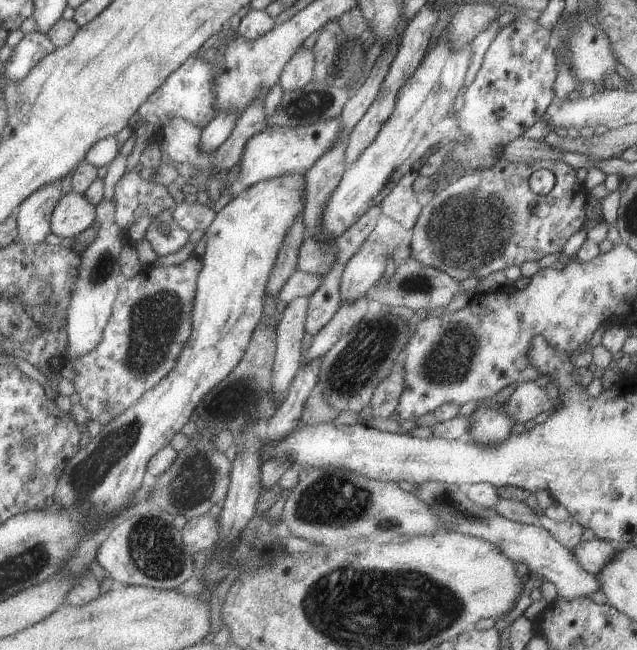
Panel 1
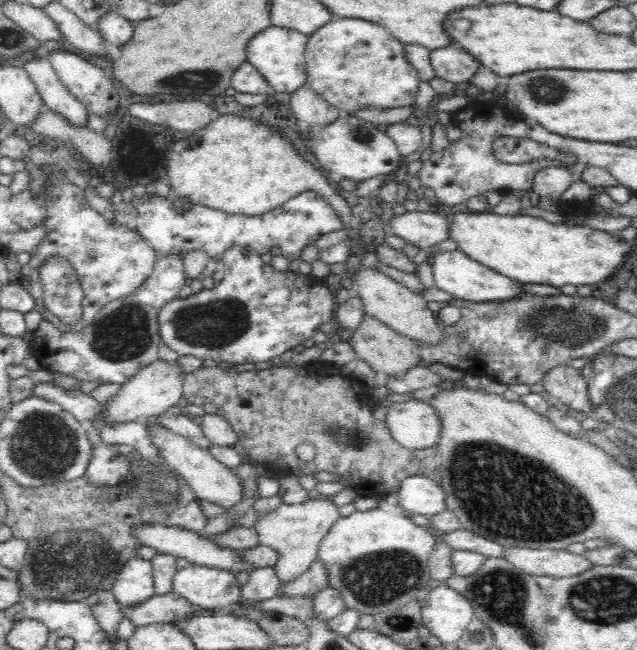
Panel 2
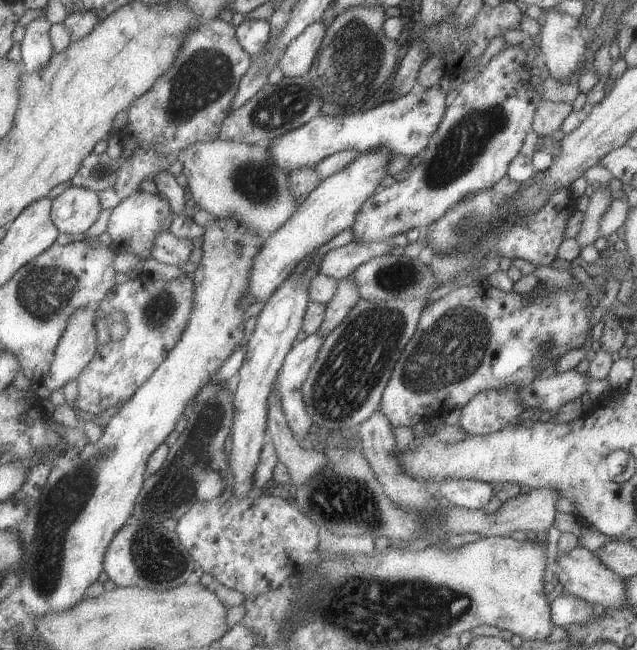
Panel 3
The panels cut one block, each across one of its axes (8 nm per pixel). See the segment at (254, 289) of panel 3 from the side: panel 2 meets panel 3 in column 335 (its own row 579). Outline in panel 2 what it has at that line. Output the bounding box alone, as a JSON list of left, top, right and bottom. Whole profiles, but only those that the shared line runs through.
[172,563,241,610]

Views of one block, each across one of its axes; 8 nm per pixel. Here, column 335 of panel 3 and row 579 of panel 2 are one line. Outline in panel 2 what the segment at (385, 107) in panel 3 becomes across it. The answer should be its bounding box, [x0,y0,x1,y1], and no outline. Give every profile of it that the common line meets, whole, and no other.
[111,556,154,608]

